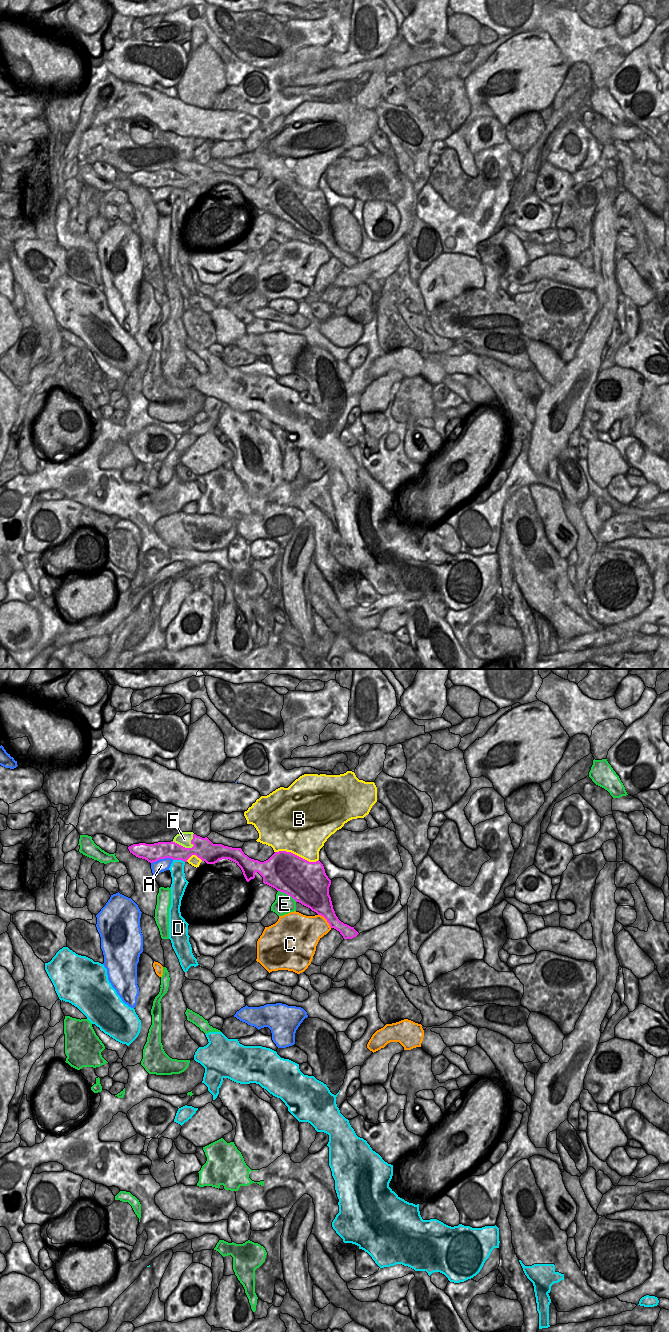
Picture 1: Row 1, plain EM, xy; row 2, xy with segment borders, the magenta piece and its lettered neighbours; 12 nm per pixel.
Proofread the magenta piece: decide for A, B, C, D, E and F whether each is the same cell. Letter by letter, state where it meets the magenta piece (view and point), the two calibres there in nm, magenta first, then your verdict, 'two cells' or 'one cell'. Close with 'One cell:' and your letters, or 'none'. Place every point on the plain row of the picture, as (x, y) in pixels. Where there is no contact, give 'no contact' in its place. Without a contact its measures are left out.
A: xy (162, 186) | 220/150 nm | two cells
B: xy (296, 183) | 480/500 nm | two cells
C: xy (326, 247) | 280/340 nm | two cells
D: xy (179, 187) | 220/170 nm | two cells
E: xy (287, 222) | 480/240 nm | two cells
F: xy (188, 176) | 260/170 nm | two cells
One cell: none

